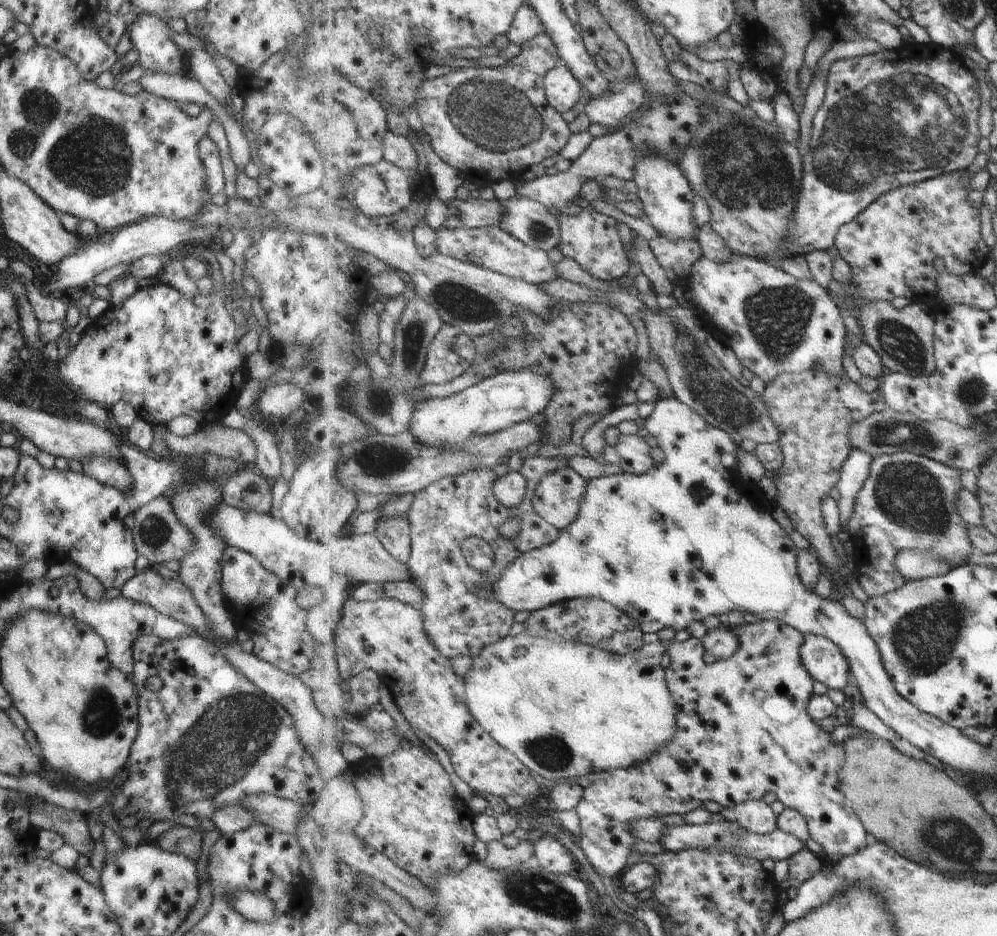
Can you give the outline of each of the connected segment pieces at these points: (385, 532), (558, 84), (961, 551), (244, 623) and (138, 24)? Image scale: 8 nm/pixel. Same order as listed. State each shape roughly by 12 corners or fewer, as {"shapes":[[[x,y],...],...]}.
{"shapes":[[[408,516],[376,521],[373,533],[395,560],[408,565]],[[566,66],[544,82],[548,102],[560,114],[573,110],[581,83]],[[876,457],[847,530],[869,599],[910,582],[901,550],[977,554],[961,471]],[[223,550],[220,588],[252,654],[297,678],[325,655],[296,589]],[[152,14],[125,23],[144,72],[181,74],[184,52]]]}

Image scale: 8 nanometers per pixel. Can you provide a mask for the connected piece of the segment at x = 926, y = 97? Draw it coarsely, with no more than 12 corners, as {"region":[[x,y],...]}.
{"region":[[906,44],[835,61],[787,257],[975,162],[977,78]]}

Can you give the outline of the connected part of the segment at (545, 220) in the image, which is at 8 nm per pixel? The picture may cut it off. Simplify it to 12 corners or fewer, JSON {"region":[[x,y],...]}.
{"region":[[535,200],[503,201],[502,229],[527,246],[559,247],[561,224]]}

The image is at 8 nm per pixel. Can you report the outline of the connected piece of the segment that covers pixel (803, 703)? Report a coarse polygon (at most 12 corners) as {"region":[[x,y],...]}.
{"region":[[806,636],[668,643],[675,738],[591,774],[577,849],[623,875],[641,818],[773,792],[831,856],[873,844],[807,714]]}

